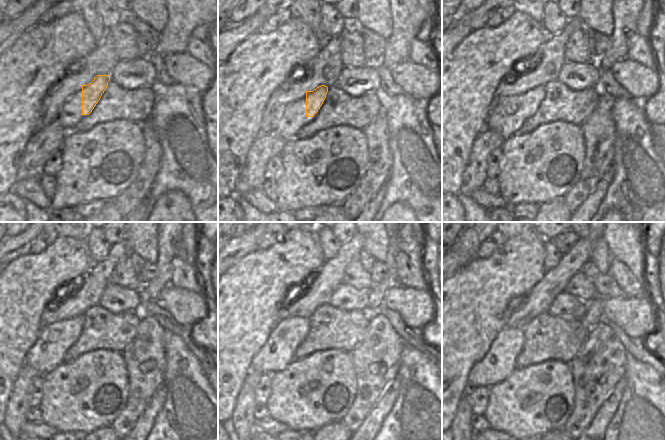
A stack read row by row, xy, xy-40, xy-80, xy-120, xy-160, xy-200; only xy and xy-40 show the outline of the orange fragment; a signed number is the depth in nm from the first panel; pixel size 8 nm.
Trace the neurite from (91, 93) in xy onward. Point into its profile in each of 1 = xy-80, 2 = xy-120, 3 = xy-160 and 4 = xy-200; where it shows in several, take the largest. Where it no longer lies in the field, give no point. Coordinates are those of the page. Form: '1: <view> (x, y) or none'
1: xy-80 (536, 95)
2: xy-120 (54, 340)
3: xy-160 (277, 353)
4: xy-200 (499, 361)

